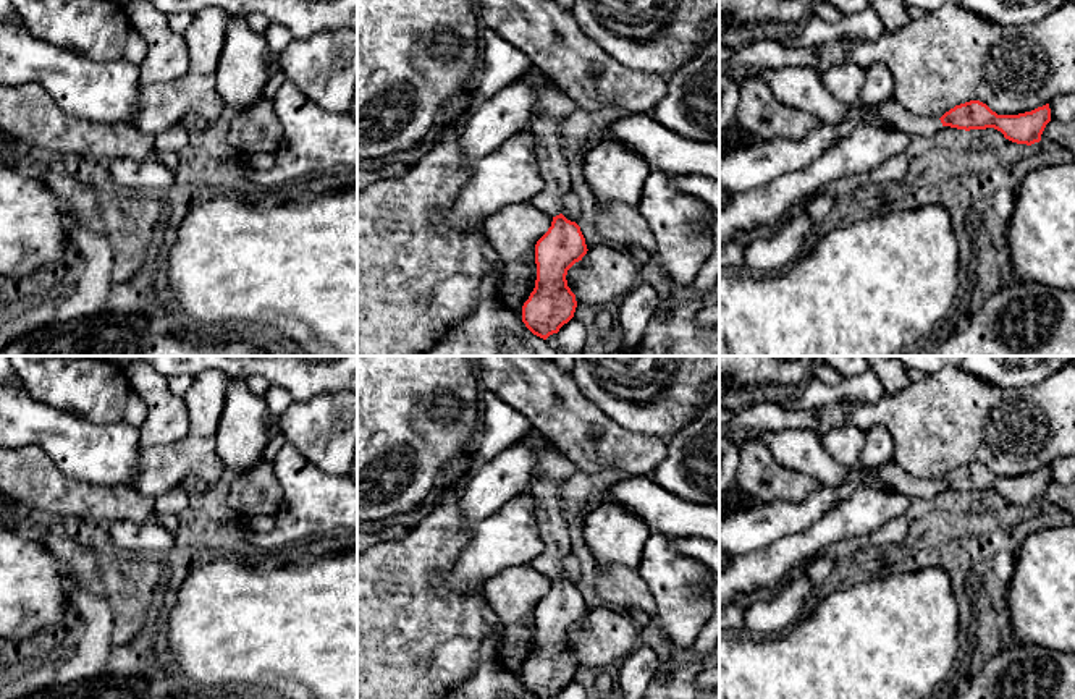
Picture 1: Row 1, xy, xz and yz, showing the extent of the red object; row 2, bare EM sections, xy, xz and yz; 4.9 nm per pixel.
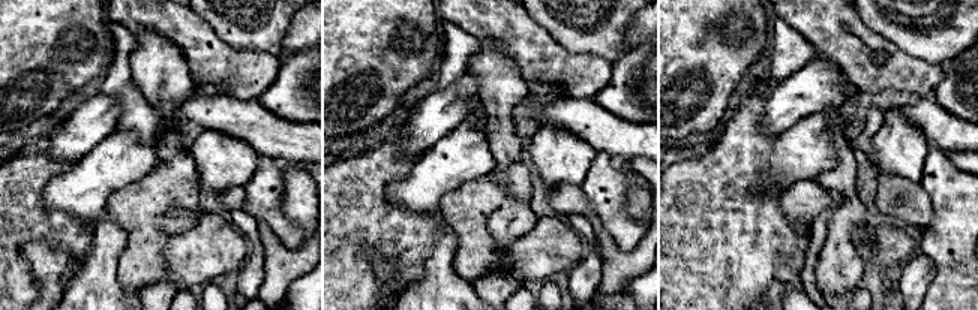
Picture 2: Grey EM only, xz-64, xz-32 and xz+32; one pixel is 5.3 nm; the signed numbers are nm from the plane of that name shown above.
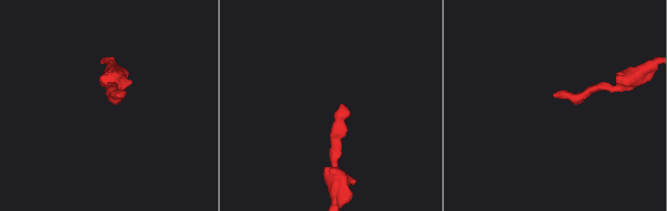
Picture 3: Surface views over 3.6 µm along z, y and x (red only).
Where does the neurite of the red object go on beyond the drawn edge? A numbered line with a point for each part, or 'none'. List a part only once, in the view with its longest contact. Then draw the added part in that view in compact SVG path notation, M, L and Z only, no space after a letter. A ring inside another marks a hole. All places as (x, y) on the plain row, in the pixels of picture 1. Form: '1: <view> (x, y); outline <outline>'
1: xz (553, 468); outline M533 427L519 442L535 450L535 479L529 494L535 500L535 518L545 540L545 552L530 565L556 579L563 576L564 555L571 550L561 487L577 468L551 438Z

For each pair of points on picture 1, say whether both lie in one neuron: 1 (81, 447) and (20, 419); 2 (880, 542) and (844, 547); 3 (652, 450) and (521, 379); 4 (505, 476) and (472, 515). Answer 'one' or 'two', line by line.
1: one
2: one
3: one
4: one

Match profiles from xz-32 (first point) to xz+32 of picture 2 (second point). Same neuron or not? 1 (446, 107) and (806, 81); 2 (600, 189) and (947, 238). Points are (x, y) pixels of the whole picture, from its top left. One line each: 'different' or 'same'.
1: same
2: same

